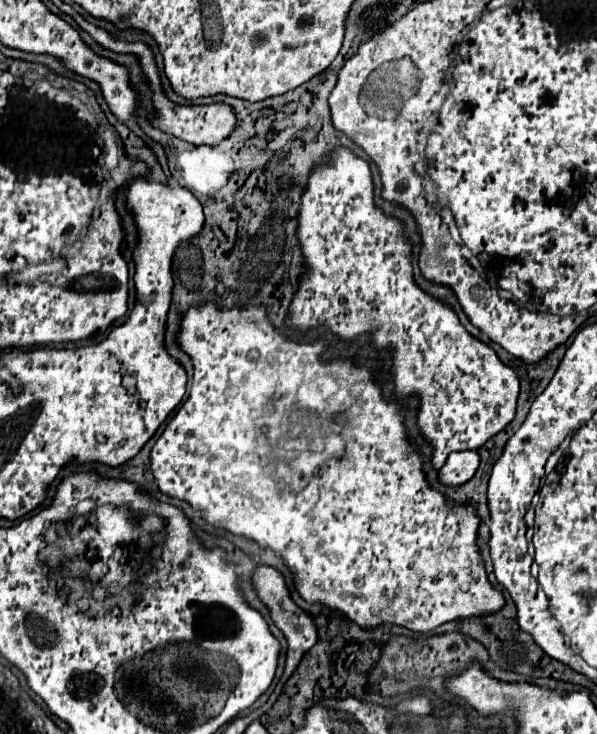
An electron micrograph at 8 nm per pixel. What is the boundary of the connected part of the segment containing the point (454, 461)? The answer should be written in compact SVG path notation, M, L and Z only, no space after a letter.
M463 451L463 453L451 453L447 463L439 471L439 481L443 485L463 485L467 483L479 467L479 455L475 451Z

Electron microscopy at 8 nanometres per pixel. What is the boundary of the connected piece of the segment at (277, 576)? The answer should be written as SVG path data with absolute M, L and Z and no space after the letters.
M259 565L259 567L255 569L255 573L253 573L253 583L255 583L255 587L257 587L259 597L261 597L261 599L267 603L267 607L271 609L271 615L273 615L275 625L285 633L287 643L289 643L289 647L287 647L287 665L285 665L285 673L283 673L283 677L279 679L275 691L273 691L275 697L279 697L279 693L281 693L281 689L283 689L283 685L285 685L285 681L289 679L289 675L293 675L295 667L299 667L303 655L319 641L317 623L315 623L315 617L313 617L311 613L303 611L303 609L291 599L291 591L289 591L289 587L287 587L285 575L283 575L281 571L277 571L275 567Z

